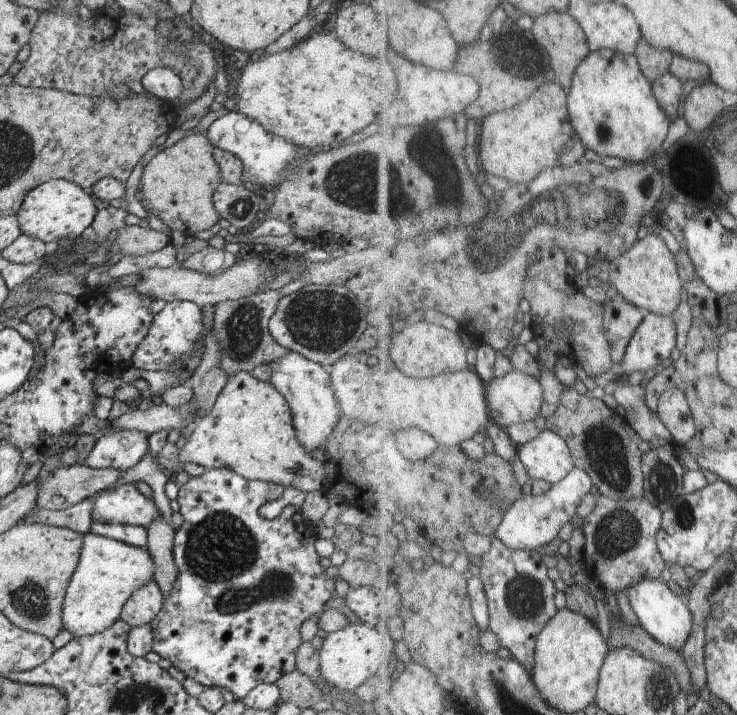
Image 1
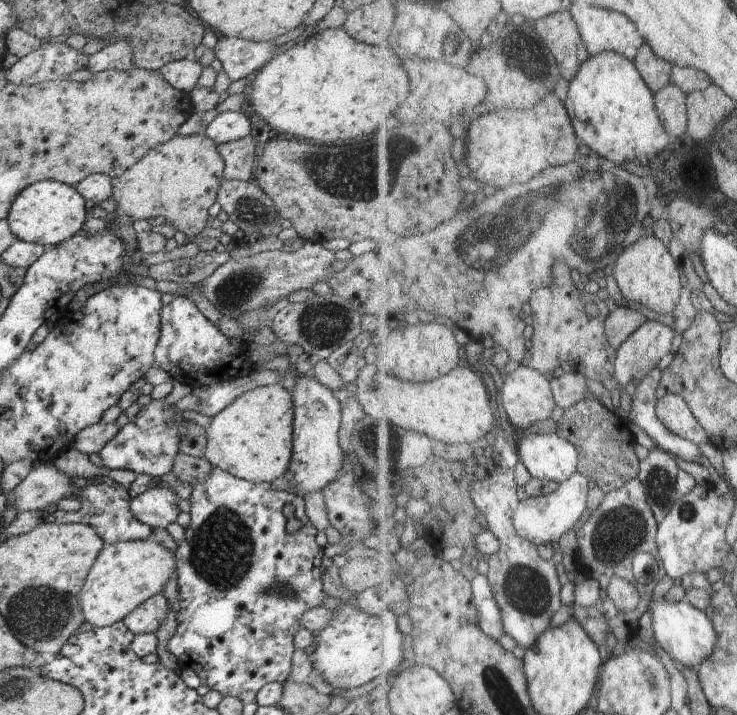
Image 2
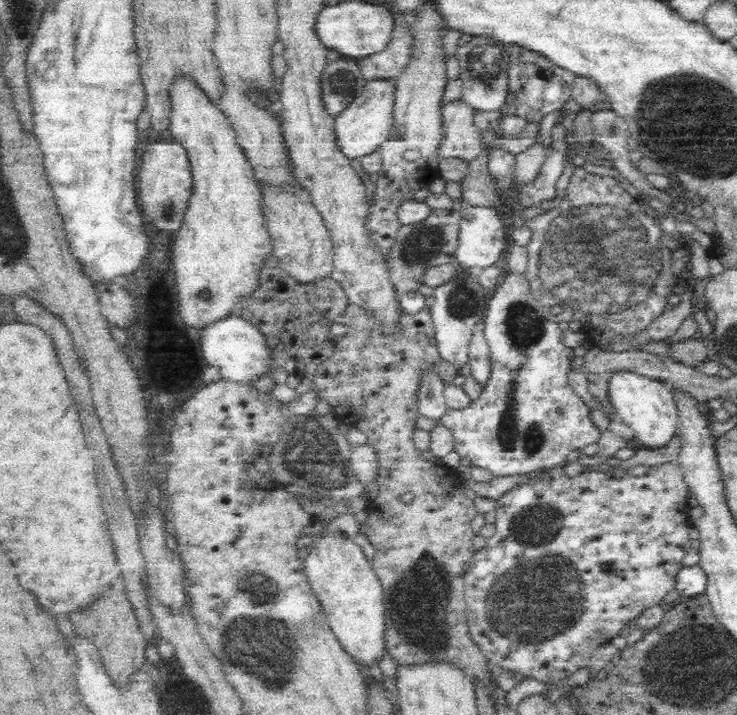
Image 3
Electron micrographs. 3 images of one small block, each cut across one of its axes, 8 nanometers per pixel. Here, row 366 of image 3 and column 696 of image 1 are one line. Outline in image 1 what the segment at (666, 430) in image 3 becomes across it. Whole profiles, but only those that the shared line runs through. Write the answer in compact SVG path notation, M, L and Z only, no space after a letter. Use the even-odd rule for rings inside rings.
M644 579L628 592L630 592L628 596L632 607L638 614L642 626L646 627L664 644L675 649L684 650L697 625L695 612L689 603L684 601L685 597L682 594L676 594L670 588L670 584L662 579Z

